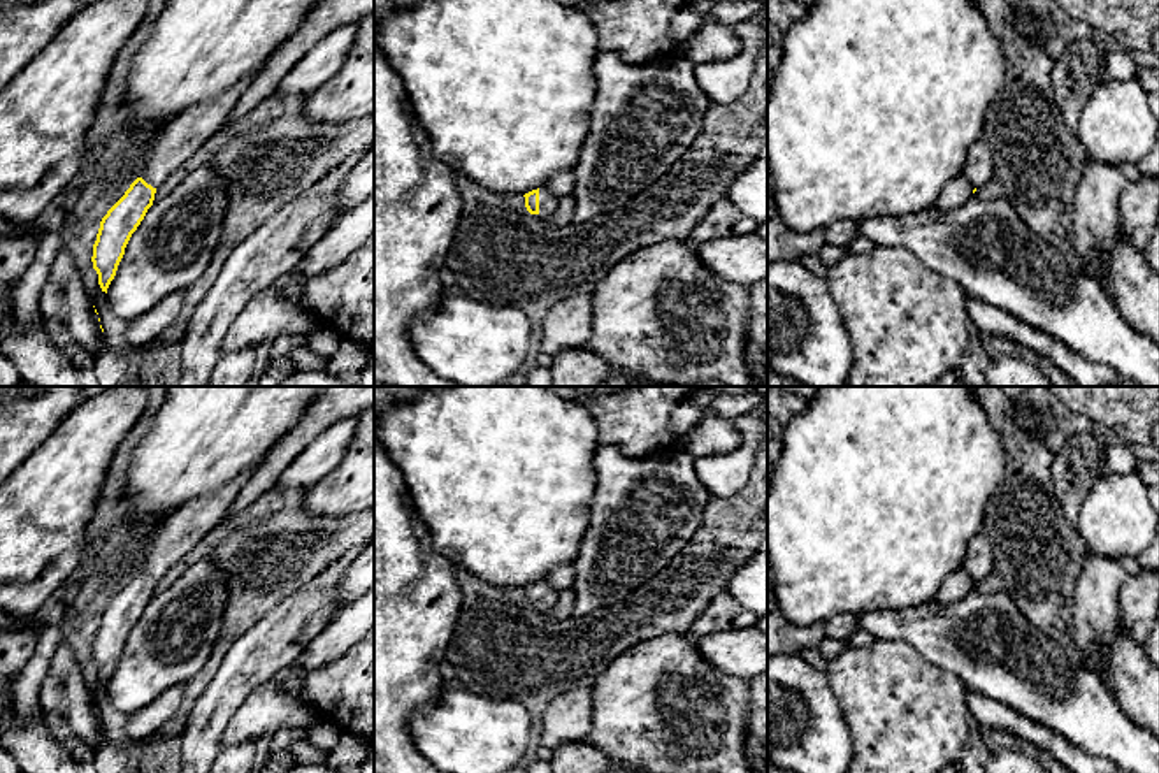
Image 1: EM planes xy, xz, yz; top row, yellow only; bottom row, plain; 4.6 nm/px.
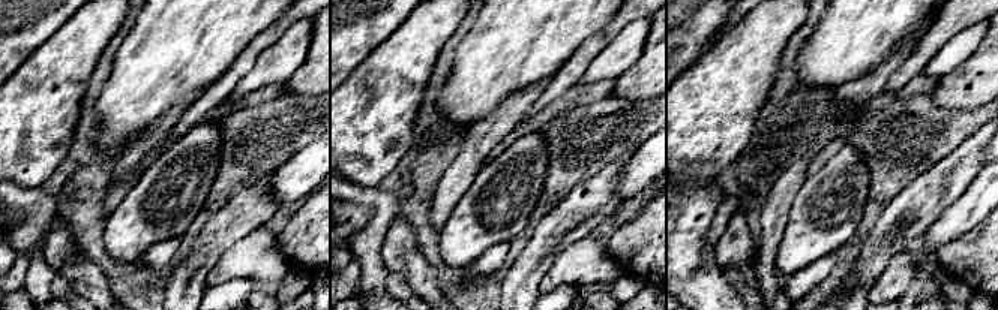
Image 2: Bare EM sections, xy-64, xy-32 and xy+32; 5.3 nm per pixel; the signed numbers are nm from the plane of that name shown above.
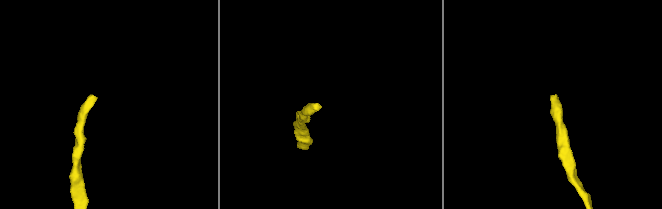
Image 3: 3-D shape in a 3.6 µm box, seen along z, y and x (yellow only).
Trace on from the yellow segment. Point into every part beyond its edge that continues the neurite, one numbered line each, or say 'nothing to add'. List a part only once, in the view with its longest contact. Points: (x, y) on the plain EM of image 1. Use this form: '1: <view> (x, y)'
1: xz (548, 596)

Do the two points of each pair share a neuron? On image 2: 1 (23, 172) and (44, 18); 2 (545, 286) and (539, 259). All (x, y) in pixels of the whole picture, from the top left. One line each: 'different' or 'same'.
1: different
2: different

